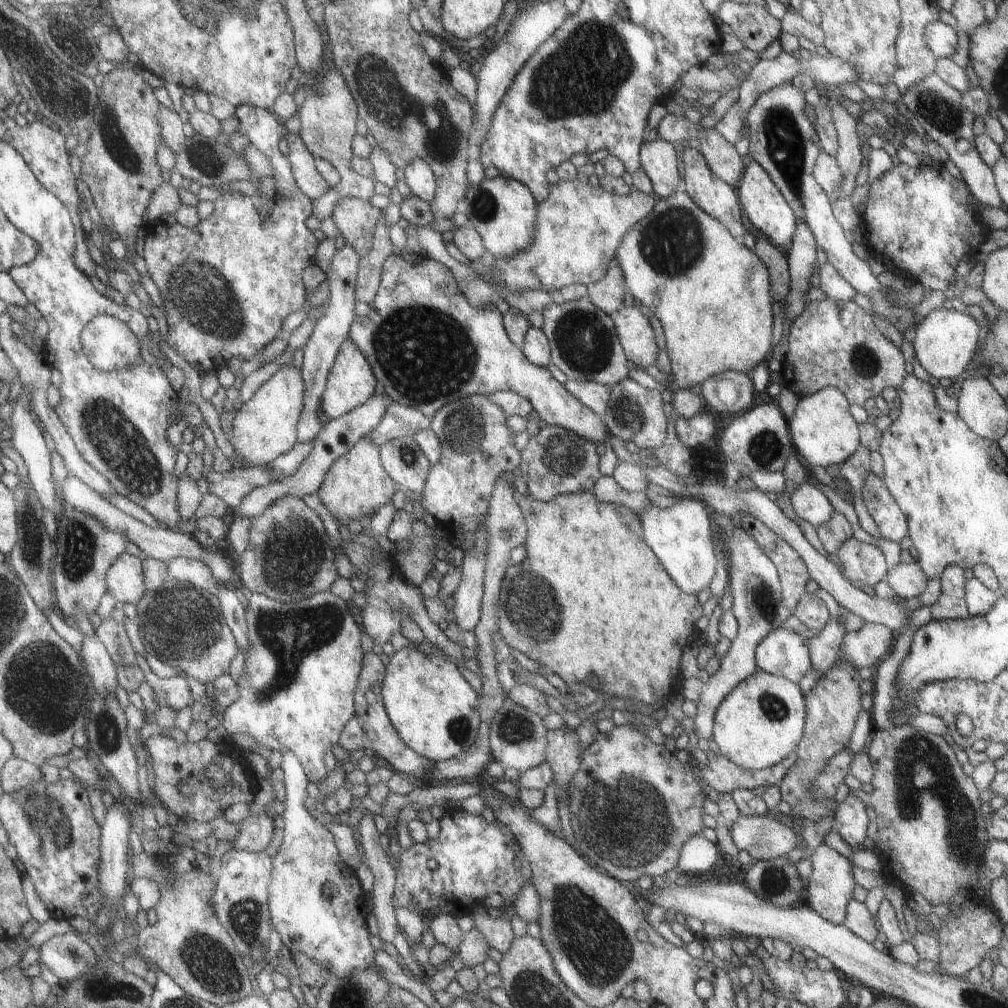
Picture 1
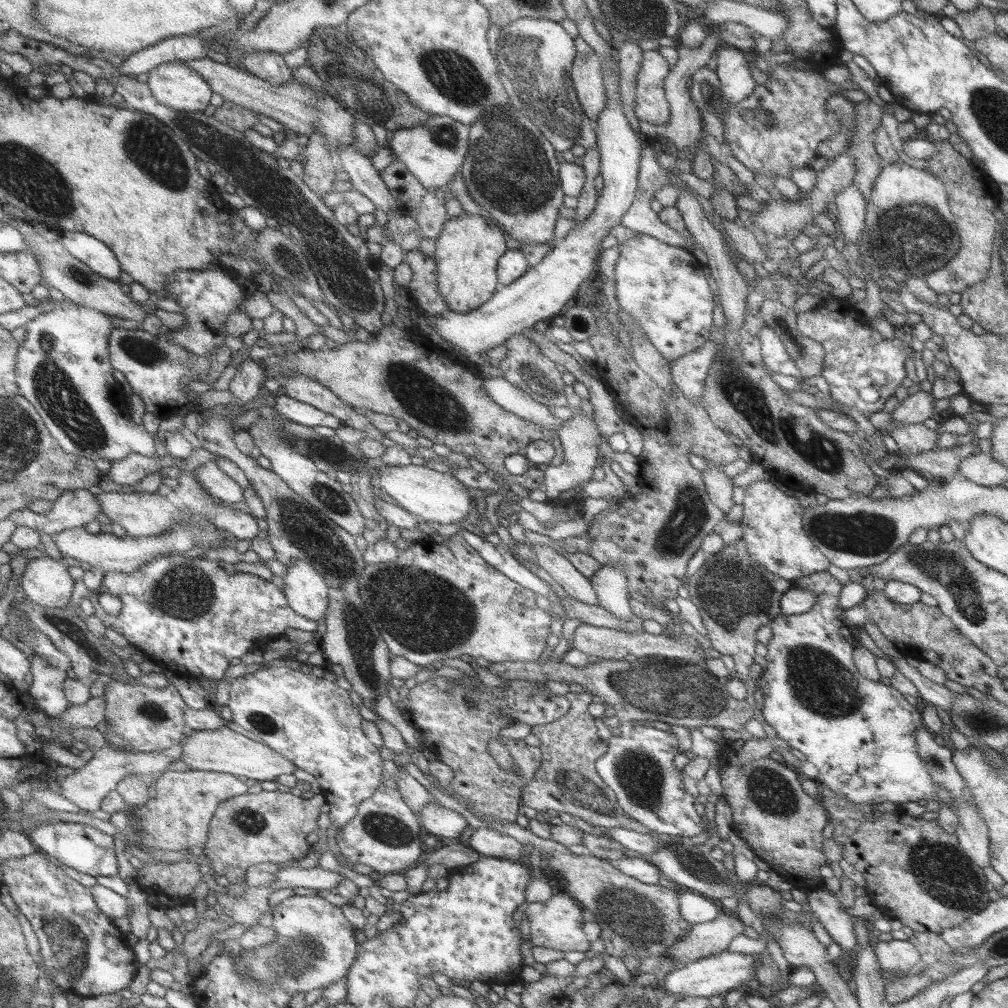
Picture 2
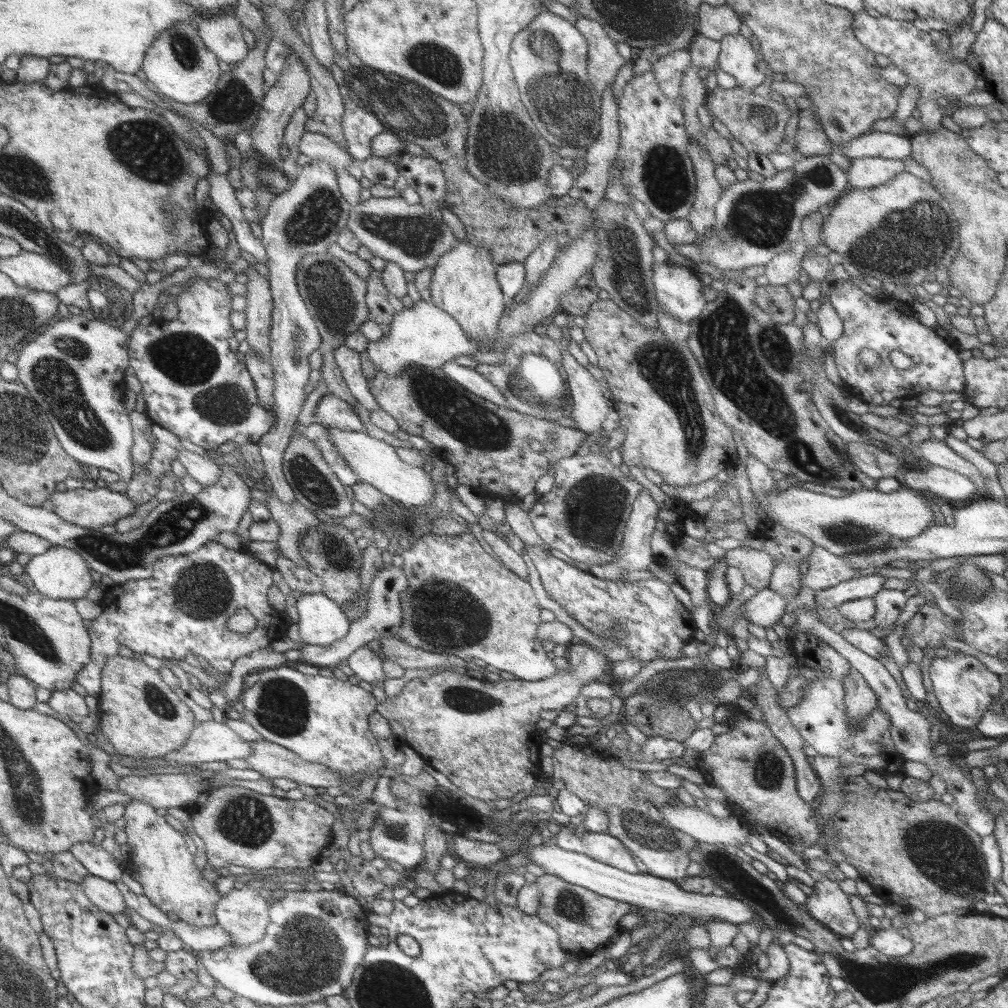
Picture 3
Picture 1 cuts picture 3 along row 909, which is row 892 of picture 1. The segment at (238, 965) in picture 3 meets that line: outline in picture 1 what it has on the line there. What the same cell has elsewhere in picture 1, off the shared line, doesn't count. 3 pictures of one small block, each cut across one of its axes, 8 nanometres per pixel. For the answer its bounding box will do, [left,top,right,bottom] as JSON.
[268,751,375,979]

